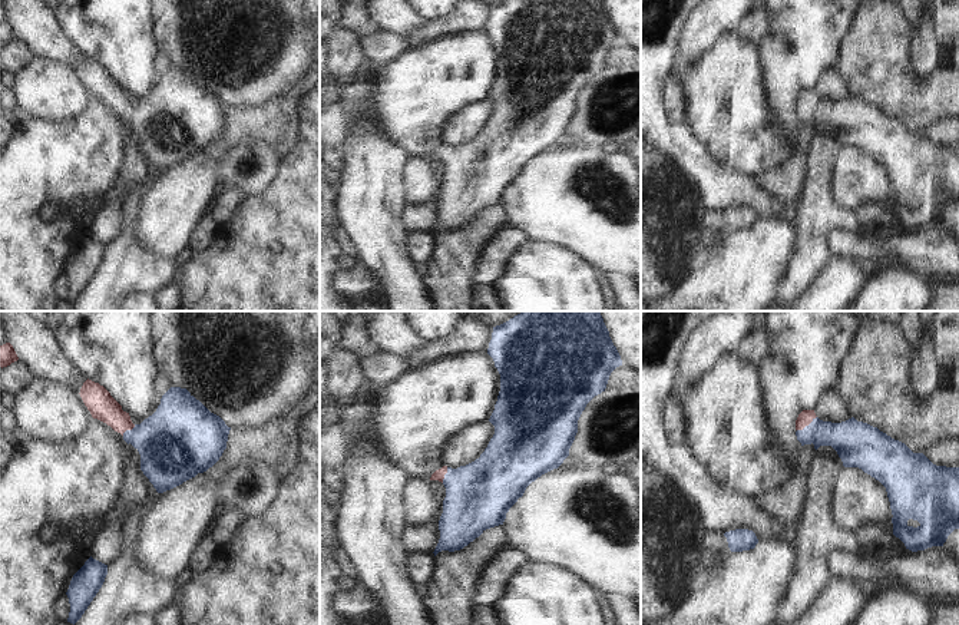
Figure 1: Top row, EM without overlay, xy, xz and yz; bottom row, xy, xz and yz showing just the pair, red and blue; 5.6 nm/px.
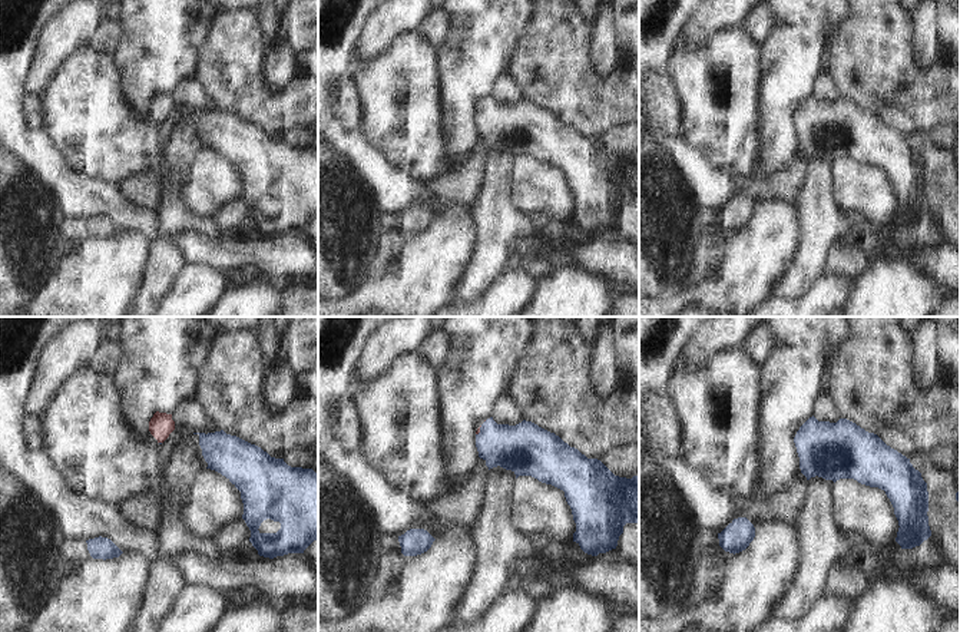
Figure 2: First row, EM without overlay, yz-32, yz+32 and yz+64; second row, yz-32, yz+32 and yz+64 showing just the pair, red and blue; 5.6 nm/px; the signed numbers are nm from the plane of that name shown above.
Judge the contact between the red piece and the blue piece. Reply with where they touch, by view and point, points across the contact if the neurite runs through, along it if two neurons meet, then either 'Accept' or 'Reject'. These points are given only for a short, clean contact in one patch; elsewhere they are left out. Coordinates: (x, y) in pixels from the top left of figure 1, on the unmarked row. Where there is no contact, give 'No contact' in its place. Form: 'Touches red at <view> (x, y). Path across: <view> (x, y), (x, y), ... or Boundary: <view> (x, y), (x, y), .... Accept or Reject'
Touches red at yz (806, 103). Path across: yz (806, 95), (806, 103), (820, 112), (847, 116). Accept

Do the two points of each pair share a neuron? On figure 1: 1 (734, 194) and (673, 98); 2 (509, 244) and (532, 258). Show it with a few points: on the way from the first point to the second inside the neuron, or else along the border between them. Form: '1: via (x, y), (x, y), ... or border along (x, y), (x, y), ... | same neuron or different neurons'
1: border along (664, 93), (668, 119), (683, 123) | different neurons
2: border along (531, 241), (511, 260), (508, 271), (502, 278) | different neurons

